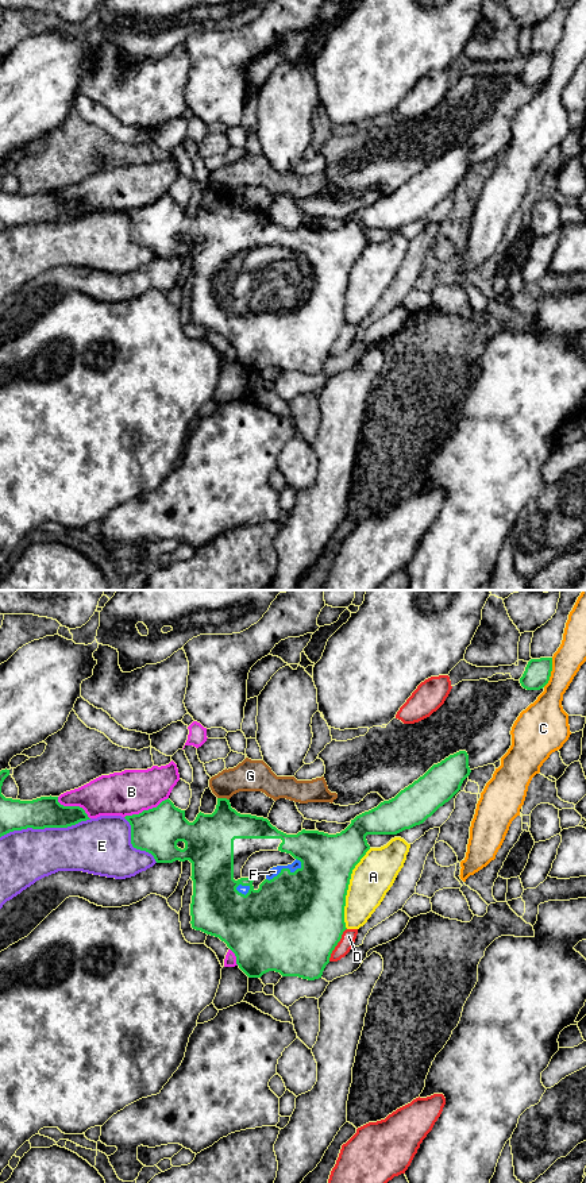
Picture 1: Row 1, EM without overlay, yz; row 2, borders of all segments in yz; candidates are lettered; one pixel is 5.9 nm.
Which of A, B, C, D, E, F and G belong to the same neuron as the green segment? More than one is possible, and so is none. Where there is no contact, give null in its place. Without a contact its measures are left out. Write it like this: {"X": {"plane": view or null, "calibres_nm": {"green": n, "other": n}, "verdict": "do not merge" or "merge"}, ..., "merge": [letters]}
{"A": {"plane": "yz", "calibres_nm": {"green": 420, "other": 240}, "verdict": "do not merge"}, "B": {"plane": "yz", "calibres_nm": {"green": 280, "other": 260}, "verdict": "do not merge"}, "C": {"plane": "yz", "calibres_nm": {"green": 160, "other": 220}, "verdict": "do not merge"}, "D": {"plane": "yz", "calibres_nm": {"green": 500, "other": 90}, "verdict": "do not merge"}, "E": {"plane": "yz", "calibres_nm": {"green": 190, "other": 320}, "verdict": "do not merge"}, "F": {"plane": "yz", "calibres_nm": {"green": 440, "other": 60}, "verdict": "merge"}, "G": {"plane": "yz", "calibres_nm": {"green": 280, "other": 190}, "verdict": "do not merge"}, "merge": ["F"]}

